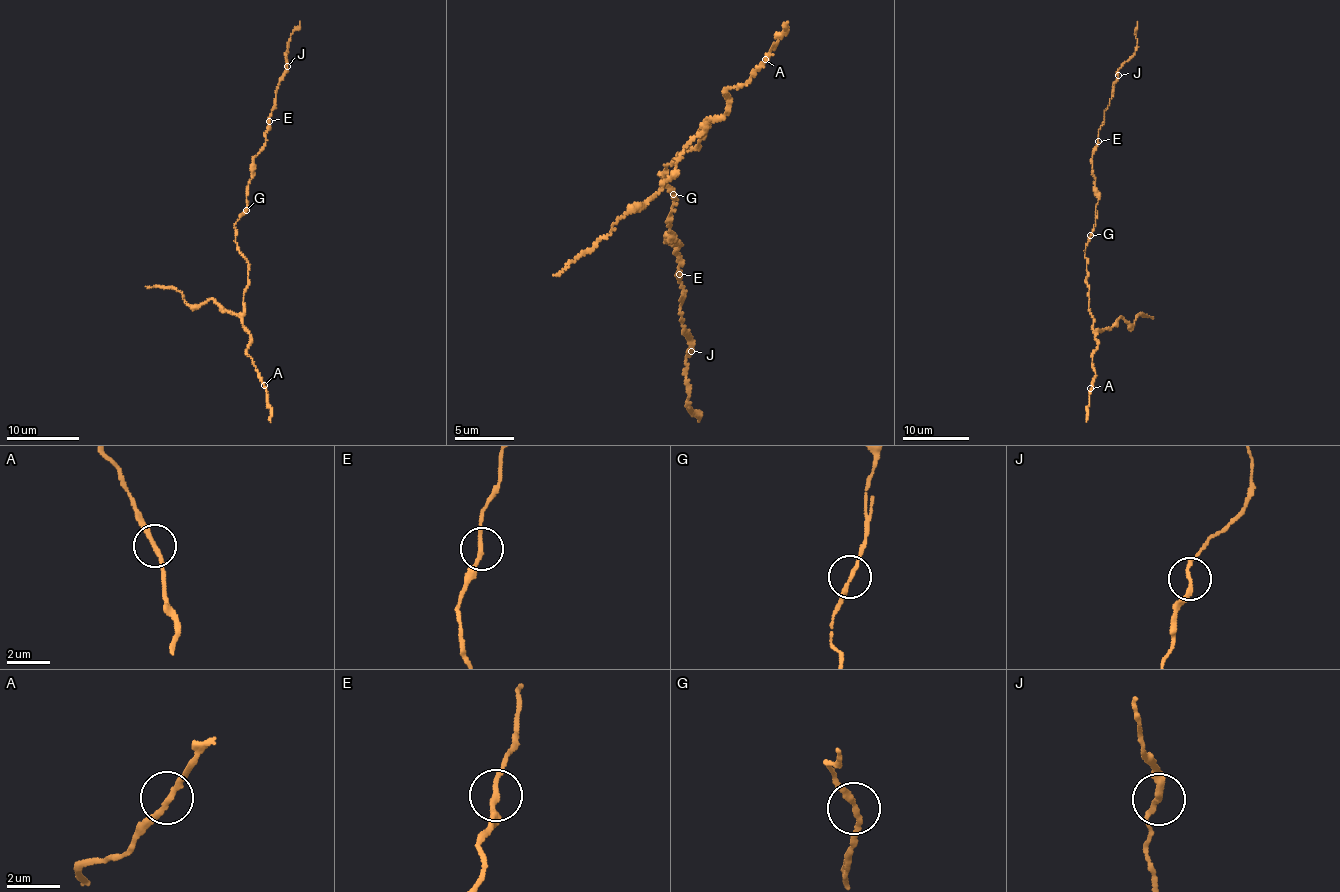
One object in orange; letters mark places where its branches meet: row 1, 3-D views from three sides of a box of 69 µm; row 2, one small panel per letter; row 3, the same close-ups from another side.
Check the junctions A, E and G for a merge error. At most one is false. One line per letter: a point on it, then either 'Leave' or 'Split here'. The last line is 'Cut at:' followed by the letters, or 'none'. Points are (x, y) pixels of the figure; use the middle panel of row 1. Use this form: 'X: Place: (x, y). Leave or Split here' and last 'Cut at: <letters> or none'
A: Place: (765, 59). Leave
E: Place: (679, 274). Leave
G: Place: (673, 194). Leave
Cut at: none

